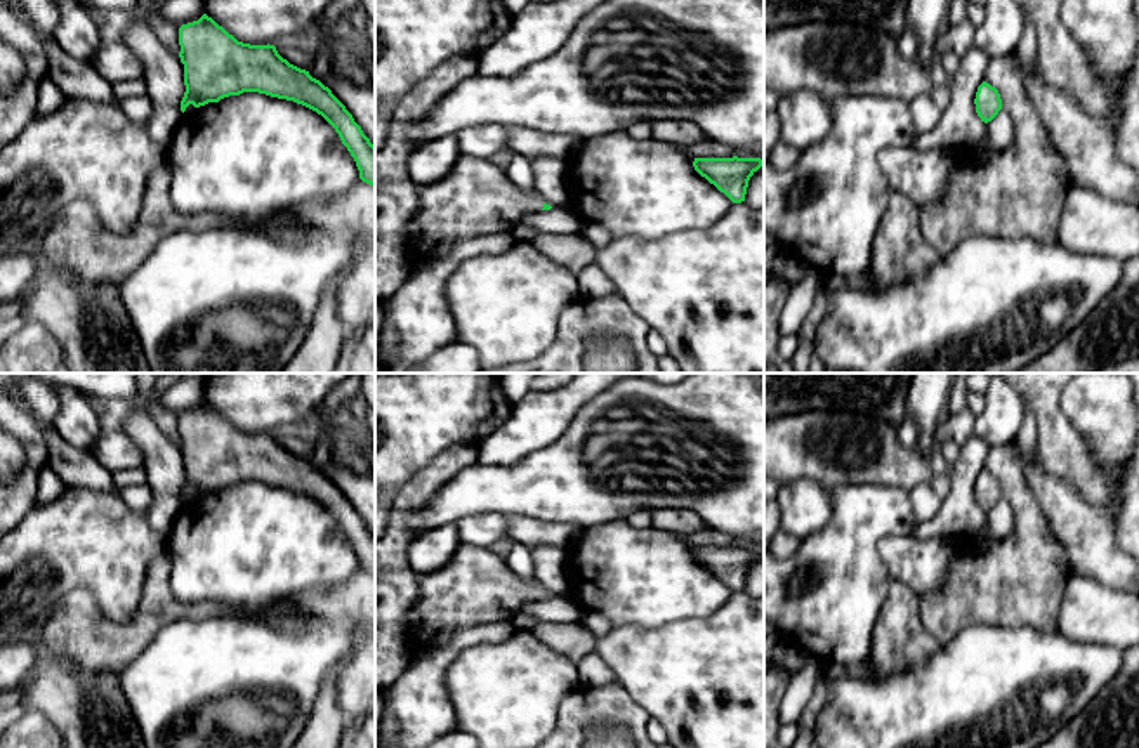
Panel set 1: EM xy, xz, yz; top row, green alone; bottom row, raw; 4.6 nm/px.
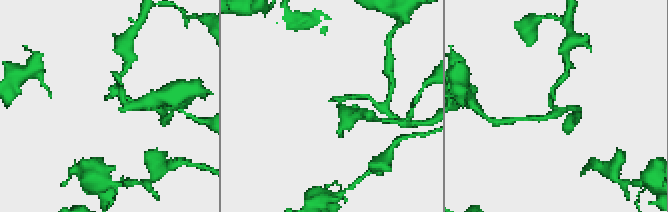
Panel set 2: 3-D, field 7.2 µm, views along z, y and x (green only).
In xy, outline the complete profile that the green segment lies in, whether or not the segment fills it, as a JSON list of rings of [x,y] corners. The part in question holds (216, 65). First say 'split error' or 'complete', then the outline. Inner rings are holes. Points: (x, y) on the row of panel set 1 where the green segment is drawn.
complete; [[[207,14],[179,28],[179,45],[186,85],[182,113],[189,104],[200,108],[243,92],[293,101],[335,128],[356,161],[359,179],[375,186],[375,146],[332,90],[283,59],[274,45],[238,42]]]

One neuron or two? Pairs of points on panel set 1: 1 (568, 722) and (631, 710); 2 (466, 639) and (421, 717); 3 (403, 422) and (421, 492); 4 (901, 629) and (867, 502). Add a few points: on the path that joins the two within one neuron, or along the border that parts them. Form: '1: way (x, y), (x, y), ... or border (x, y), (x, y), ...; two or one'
1: way (584, 710), (615, 710); one
2: way (445, 656), (426, 675), (421, 696); one
3: border (448, 448), (441, 450), (393, 495); two
4: border (889, 580), (882, 610), (875, 620); two

